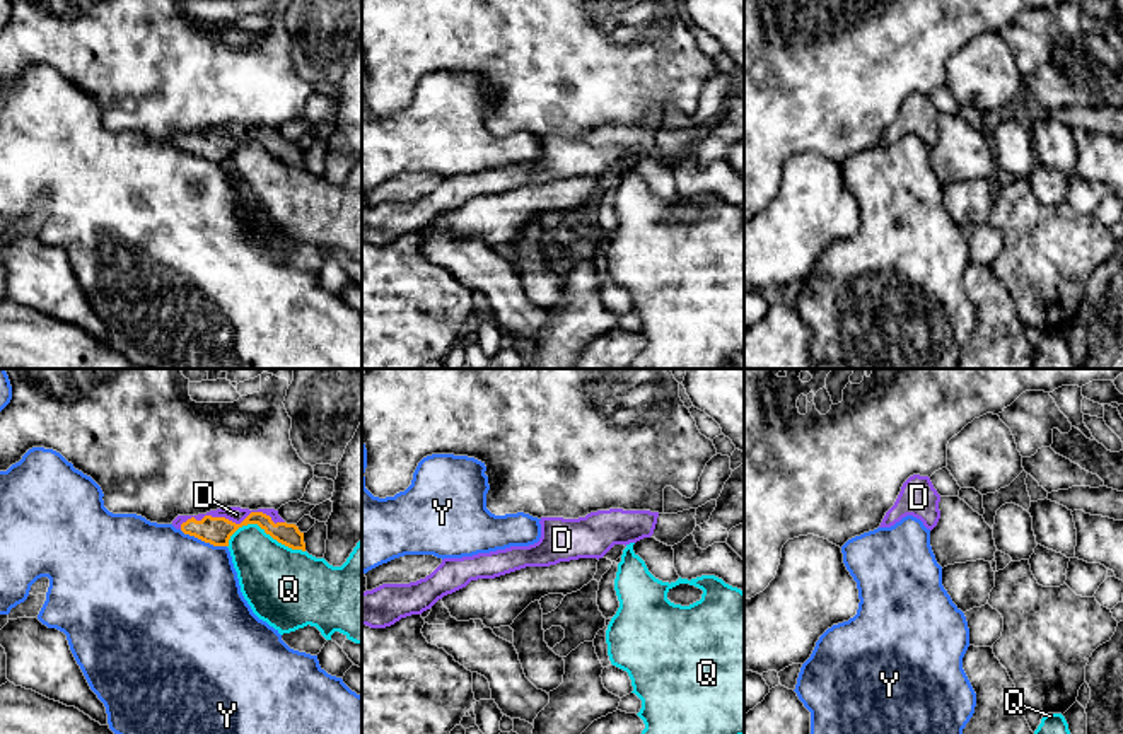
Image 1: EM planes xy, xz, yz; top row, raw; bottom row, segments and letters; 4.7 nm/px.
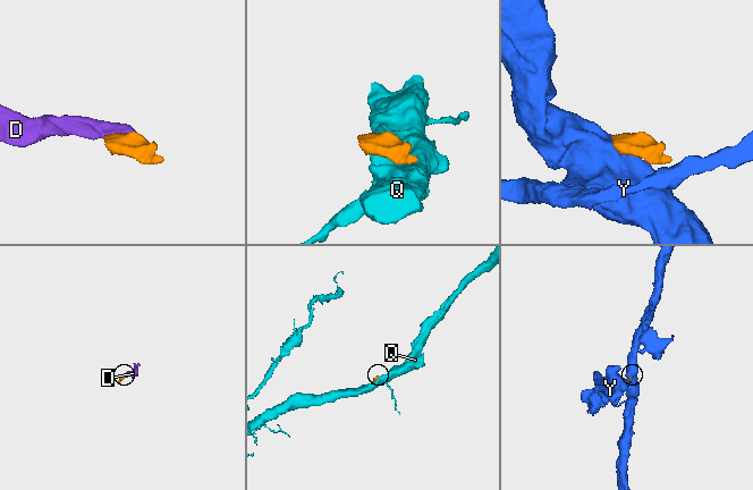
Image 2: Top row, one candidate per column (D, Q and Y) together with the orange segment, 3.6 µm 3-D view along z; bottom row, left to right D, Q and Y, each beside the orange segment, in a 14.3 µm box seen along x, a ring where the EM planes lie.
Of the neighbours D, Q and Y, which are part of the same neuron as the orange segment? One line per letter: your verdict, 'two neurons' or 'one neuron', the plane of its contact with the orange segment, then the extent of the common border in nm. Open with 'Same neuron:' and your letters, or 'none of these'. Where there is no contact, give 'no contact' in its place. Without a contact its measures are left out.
Same neuron: D
D: one neuron; meets orange in xy; contact 500 nm long
Q: two neurons; meets orange in xy; contact 380 nm long
Y: two neurons; meets orange in xy; contact 240 nm long

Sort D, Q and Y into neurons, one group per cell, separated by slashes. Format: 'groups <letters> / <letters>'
groups D / Q / Y

